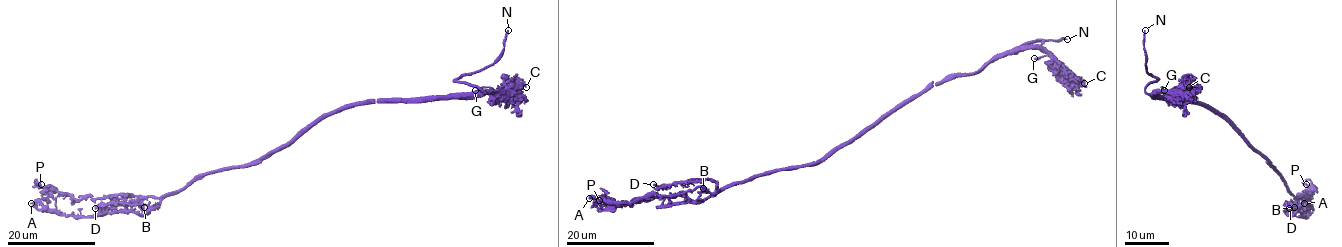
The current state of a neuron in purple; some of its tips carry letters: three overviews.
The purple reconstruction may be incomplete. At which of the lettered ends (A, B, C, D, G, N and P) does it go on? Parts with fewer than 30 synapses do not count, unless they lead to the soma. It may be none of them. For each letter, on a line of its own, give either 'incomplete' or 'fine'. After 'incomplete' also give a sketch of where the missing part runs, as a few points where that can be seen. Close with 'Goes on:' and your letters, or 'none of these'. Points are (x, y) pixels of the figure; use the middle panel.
A: fine
B: fine
C: fine
D: fine
G: fine
N: incomplete
P: fine
Goes on: N

